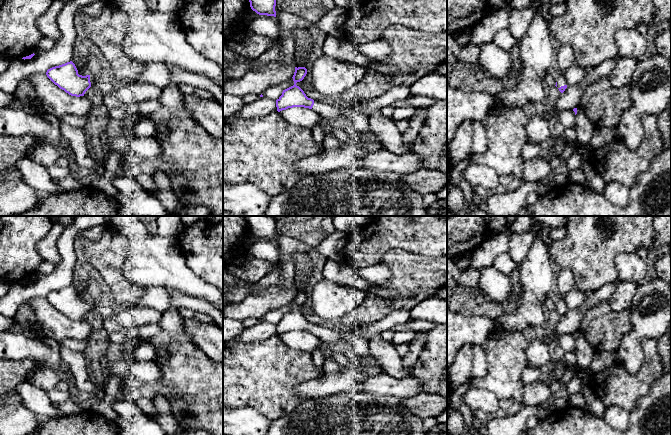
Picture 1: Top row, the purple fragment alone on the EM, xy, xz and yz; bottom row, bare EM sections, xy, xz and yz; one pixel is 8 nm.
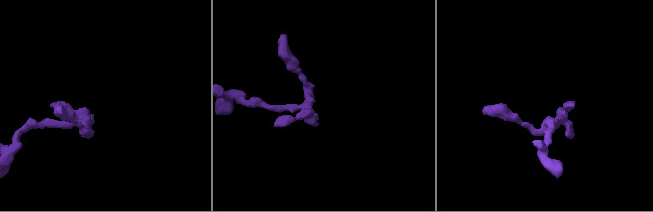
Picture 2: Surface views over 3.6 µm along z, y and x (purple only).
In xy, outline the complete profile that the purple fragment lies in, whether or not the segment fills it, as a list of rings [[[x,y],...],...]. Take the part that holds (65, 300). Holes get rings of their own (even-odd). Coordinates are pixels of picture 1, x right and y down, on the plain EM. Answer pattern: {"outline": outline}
{"outline": [[[72,285],[48,293],[46,299],[60,313],[76,321],[84,320],[95,306],[100,305],[98,298],[79,299]]]}

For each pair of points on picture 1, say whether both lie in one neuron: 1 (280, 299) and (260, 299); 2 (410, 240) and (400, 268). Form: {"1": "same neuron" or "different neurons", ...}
{"1": "same neuron", "2": "different neurons"}

